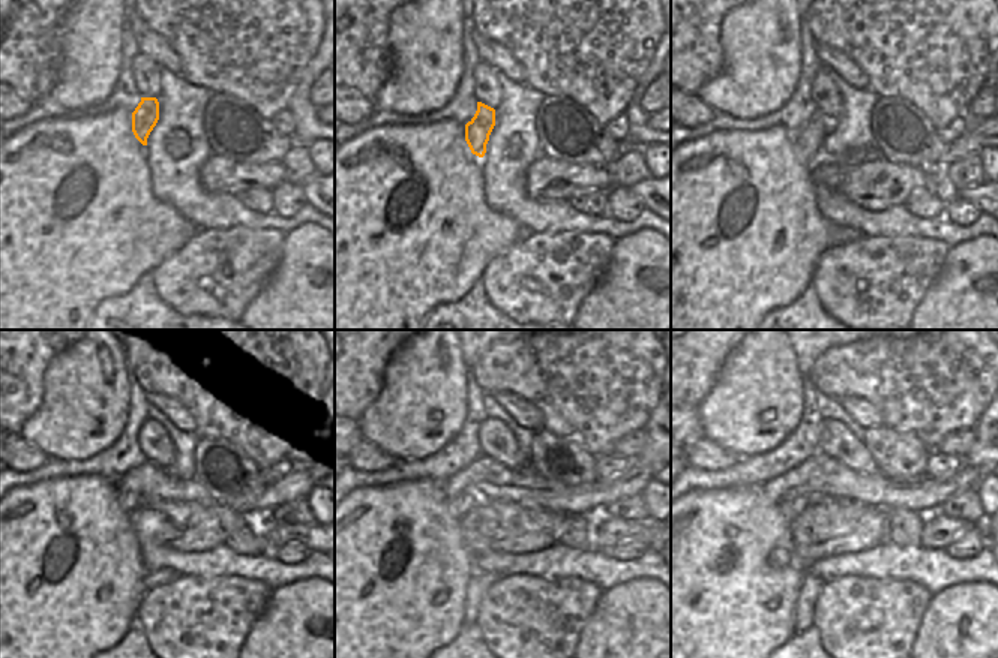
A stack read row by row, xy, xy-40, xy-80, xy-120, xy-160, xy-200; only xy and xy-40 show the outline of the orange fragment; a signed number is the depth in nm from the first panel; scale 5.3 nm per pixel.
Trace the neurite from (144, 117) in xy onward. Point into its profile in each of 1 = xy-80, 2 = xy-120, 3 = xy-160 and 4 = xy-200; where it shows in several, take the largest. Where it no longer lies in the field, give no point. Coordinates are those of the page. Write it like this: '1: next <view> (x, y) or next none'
1: next xy-80 (809, 140)
2: next xy-120 (128, 501)
3: next xy-160 (458, 507)
4: next xy-200 (790, 510)

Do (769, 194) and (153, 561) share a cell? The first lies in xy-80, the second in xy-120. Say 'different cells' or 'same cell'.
different cells

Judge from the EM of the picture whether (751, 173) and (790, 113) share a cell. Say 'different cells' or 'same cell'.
different cells

